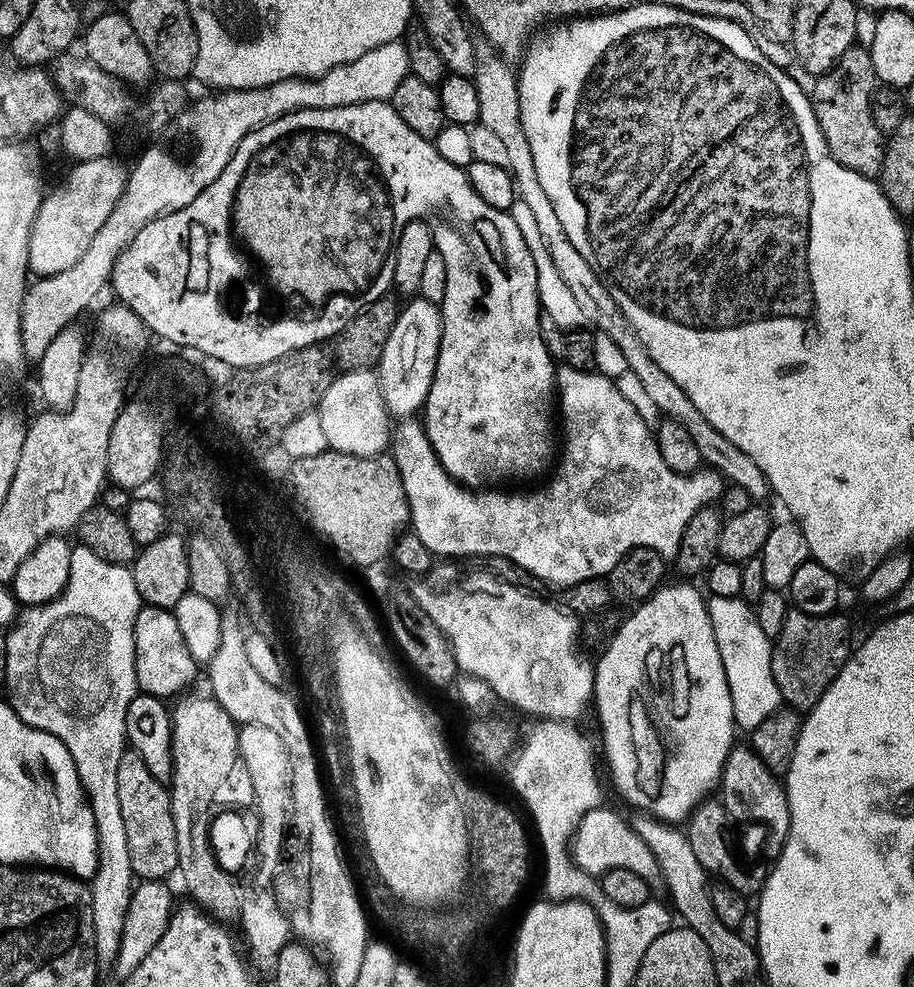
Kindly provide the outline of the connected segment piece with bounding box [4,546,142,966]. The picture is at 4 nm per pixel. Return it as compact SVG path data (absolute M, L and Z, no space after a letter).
M76 546L72 549L70 558L70 574L63 592L51 600L48 604L29 607L19 613L14 626L7 629L8 637L4 640L4 688L8 691L6 702L26 722L31 728L42 730L46 734L54 734L66 750L70 750L70 758L74 758L74 766L78 770L80 784L84 787L84 794L88 798L88 804L92 807L94 822L96 823L96 833L98 834L98 846L96 847L96 873L92 875L90 887L92 890L92 915L90 917L90 943L94 949L97 965L111 965L118 954L118 946L122 942L122 926L124 925L124 915L130 906L132 889L134 887L134 877L130 866L130 846L126 846L126 825L122 823L122 810L118 807L118 762L122 754L126 751L126 710L130 702L138 694L136 686L136 651L134 650L134 622L136 615L140 612L142 601L138 590L134 586L131 567L123 564L111 564L98 554L94 554L88 548Z

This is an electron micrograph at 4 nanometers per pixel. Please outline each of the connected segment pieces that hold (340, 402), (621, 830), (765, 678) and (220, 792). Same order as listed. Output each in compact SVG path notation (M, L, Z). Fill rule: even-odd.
M375 371L340 372L320 399L318 411L329 449L348 455L377 457L390 444L390 413L380 389L380 377Z
M607 806L590 810L580 819L572 836L570 855L582 871L597 878L610 870L621 868L630 870L638 874L638 878L649 882L660 880L660 867L654 854L650 854L650 846L646 846L646 842L638 838L631 823L623 820L618 813L611 812Z
M709 595L706 603L722 670L730 686L735 727L745 730L757 728L761 722L766 722L766 718L770 718L770 714L782 707L780 691L772 673L773 641L762 630L762 626L758 626L758 618L749 601L740 596L722 598Z
M188 694L179 701L172 713L172 779L170 795L174 814L174 838L177 839L177 873L181 876L189 894L203 911L219 923L228 924L239 915L240 900L234 896L233 877L219 867L211 846L208 819L219 804L229 804L234 810L244 810L255 801L254 782L250 782L250 770L240 756L240 733L235 720L222 710L222 706L211 695L192 696Z

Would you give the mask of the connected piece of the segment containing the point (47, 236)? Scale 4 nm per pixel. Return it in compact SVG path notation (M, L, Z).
M105 154L97 160L73 163L68 177L52 193L49 191L43 197L29 238L29 269L37 277L65 272L70 265L78 262L78 258L88 252L94 234L98 234L110 218L126 185L126 168L124 170L112 158Z

